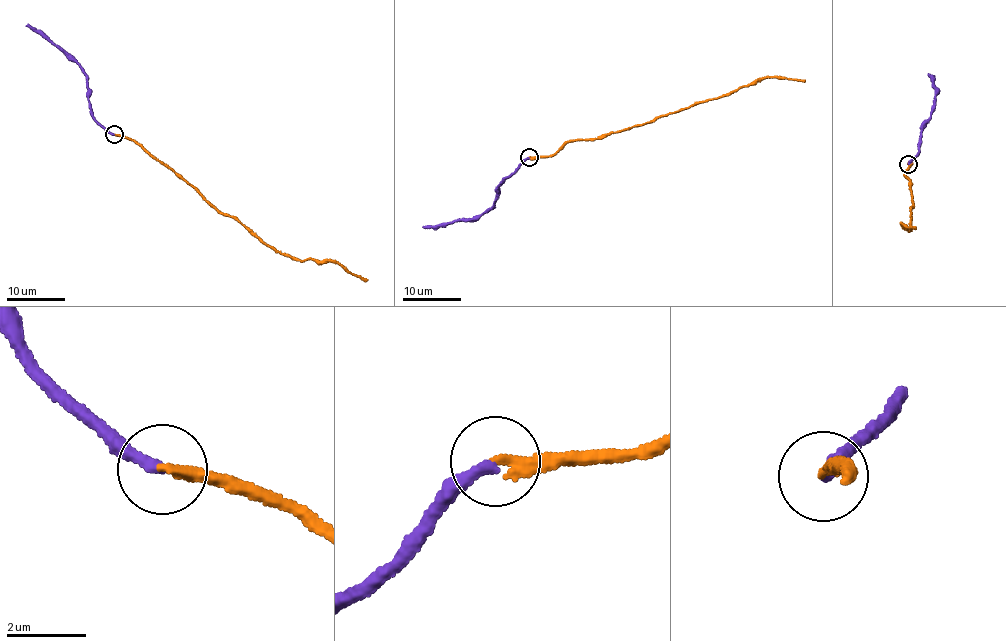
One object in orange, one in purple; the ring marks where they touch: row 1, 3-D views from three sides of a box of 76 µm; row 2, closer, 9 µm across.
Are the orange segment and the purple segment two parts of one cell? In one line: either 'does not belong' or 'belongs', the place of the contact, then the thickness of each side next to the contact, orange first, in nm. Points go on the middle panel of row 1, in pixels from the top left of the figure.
belongs; at (529, 157); 320 nm thick on the orange side, 300 nm on the other

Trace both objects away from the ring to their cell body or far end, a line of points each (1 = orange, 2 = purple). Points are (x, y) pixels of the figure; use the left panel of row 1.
1: (114, 135), (130, 137), (178, 173), (220, 211), (233, 215), (279, 252), (303, 261), (340, 263), (368, 280)
2: (114, 135), (93, 116), (84, 69), (26, 26)

